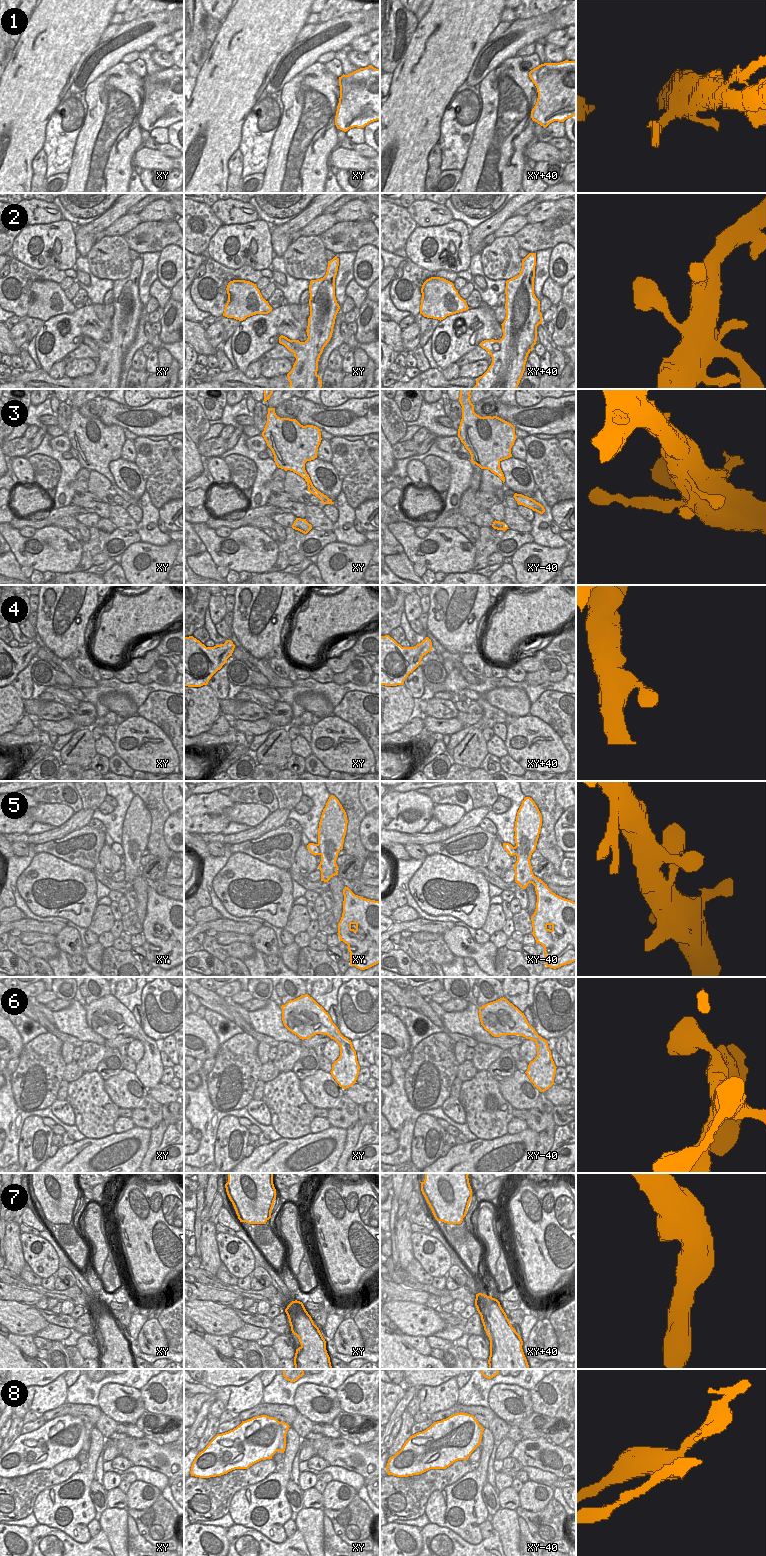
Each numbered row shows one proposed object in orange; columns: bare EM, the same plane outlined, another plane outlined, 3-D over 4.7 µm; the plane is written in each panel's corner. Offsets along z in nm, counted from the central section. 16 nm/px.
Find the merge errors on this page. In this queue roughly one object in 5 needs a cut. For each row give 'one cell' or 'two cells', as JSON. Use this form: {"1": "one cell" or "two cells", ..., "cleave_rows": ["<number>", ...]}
{"1": "one cell", "2": "one cell", "3": "one cell", "4": "one cell", "5": "one cell", "6": "one cell", "7": "one cell", "8": "two cells", "cleave_rows": ["8"]}

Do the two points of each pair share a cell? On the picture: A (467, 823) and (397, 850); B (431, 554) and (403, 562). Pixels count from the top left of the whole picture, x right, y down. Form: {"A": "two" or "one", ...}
{"A": "two", "B": "two"}

